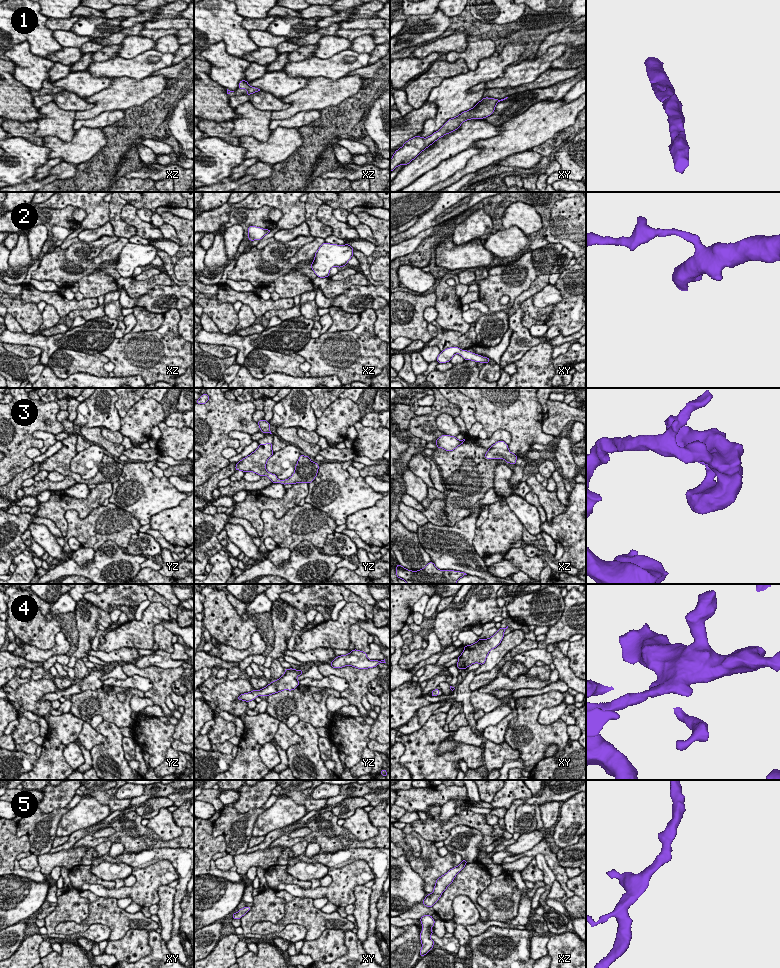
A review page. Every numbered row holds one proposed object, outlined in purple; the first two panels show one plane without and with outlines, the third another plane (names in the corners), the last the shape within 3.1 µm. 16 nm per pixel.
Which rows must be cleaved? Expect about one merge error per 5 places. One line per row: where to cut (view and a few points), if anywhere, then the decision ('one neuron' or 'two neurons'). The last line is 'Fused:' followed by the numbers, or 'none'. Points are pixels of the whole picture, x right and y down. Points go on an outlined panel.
1: cut none; one neuron
2: cut none; one neuron
3: cut none; one neuron
4: cut none; one neuron
5: cut none; one neuron
Fused: none

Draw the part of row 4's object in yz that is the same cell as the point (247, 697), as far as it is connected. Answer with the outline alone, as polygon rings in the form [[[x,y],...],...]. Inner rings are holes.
[[[292,668],[285,669],[283,676],[276,681],[272,681],[271,684],[268,684],[263,689],[241,694],[237,700],[249,702],[251,700],[255,700],[257,696],[269,696],[283,690],[294,690],[297,686],[299,686],[299,680],[296,678],[301,674],[303,674],[303,671],[301,670],[295,670]]]

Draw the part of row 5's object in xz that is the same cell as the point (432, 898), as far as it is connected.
[[[463,859],[457,867],[450,869],[446,874],[437,878],[433,892],[427,894],[422,903],[427,907],[433,907],[433,905],[441,897],[441,894],[453,882],[455,876],[464,868],[466,864],[467,861]]]

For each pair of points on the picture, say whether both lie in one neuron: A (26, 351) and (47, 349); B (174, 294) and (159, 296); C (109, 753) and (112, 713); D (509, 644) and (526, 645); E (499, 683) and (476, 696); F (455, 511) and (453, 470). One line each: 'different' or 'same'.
A: different
B: same
C: different
D: different
E: different
F: same

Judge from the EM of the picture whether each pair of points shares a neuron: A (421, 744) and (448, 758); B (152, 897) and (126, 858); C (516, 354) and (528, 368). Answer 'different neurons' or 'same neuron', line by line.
A: same neuron
B: different neurons
C: different neurons

